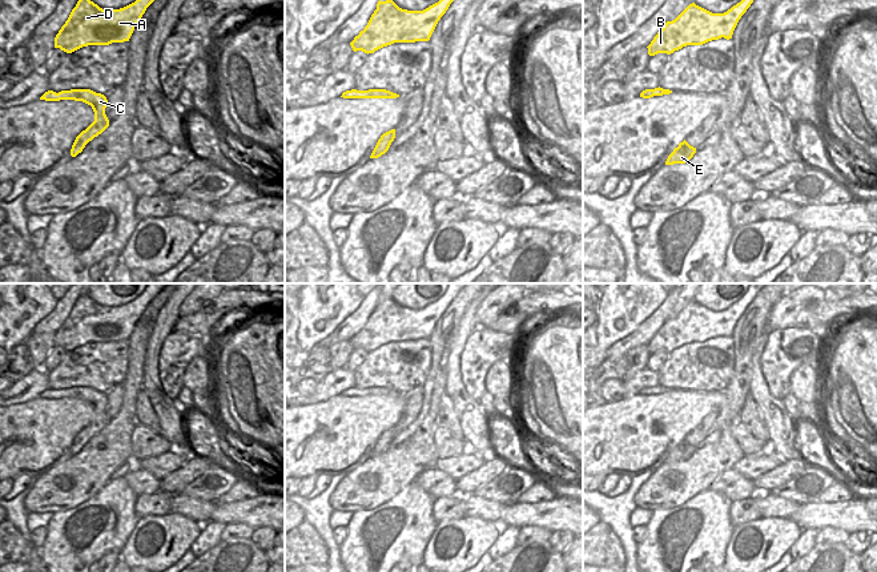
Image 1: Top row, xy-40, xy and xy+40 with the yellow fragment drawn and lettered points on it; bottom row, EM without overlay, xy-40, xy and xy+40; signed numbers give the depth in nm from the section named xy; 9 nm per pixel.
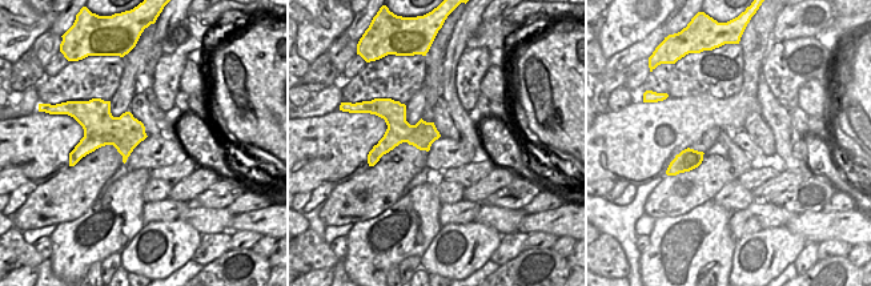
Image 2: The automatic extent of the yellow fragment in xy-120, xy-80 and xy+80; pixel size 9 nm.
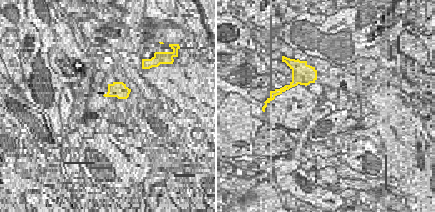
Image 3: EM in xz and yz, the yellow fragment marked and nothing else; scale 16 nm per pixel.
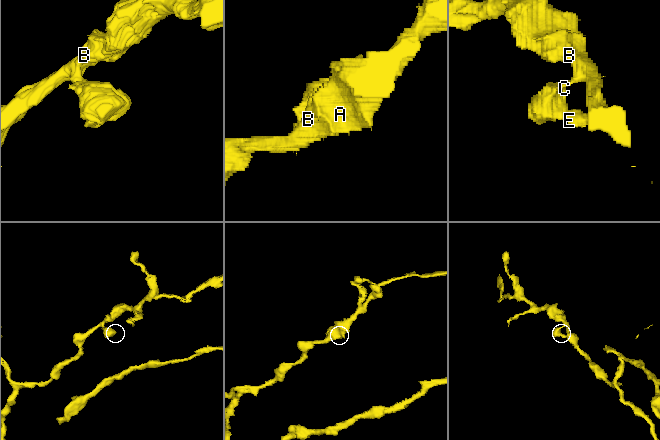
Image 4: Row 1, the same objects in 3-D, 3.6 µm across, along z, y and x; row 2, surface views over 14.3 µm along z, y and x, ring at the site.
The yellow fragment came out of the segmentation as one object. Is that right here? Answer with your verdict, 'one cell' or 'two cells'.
one cell

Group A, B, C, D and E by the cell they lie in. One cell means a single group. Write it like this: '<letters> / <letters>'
A B C D E

